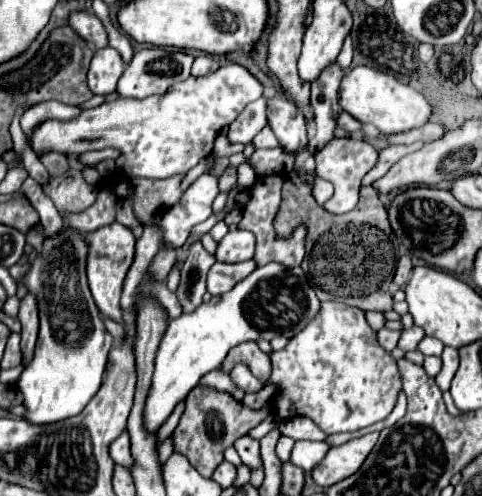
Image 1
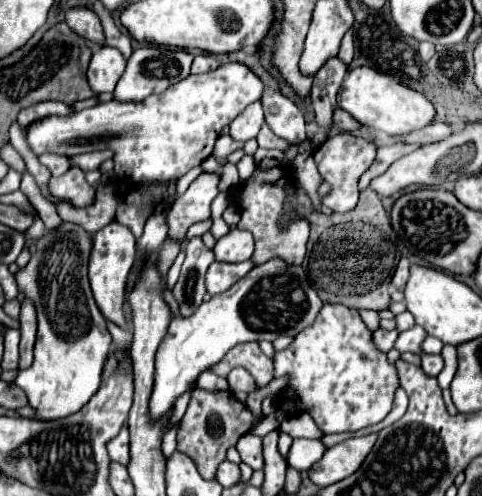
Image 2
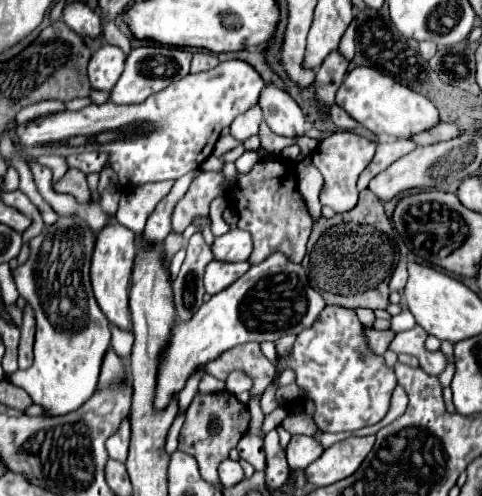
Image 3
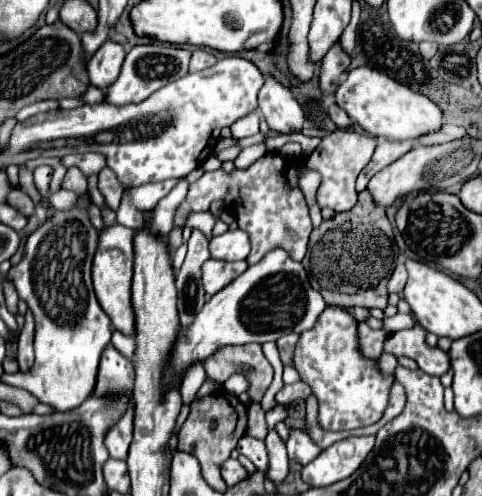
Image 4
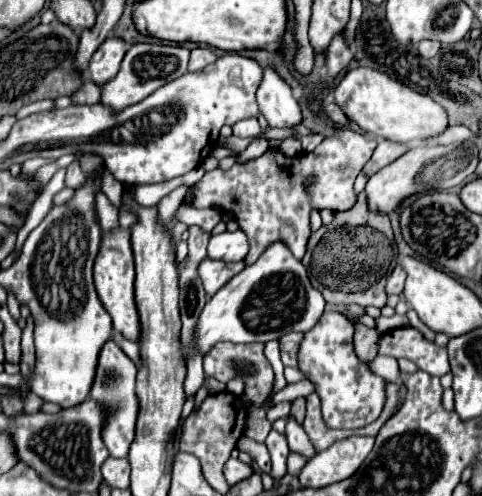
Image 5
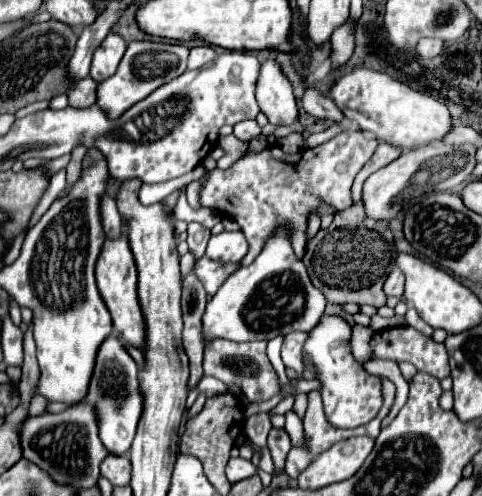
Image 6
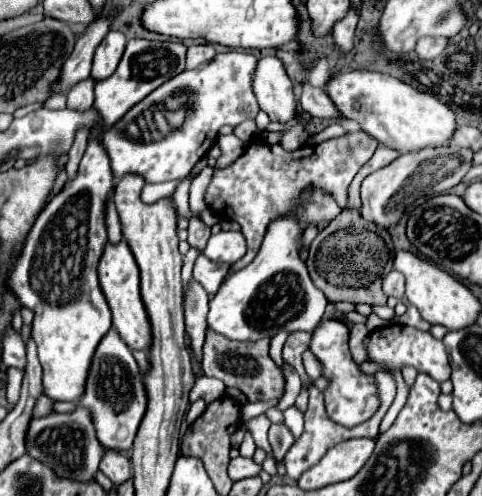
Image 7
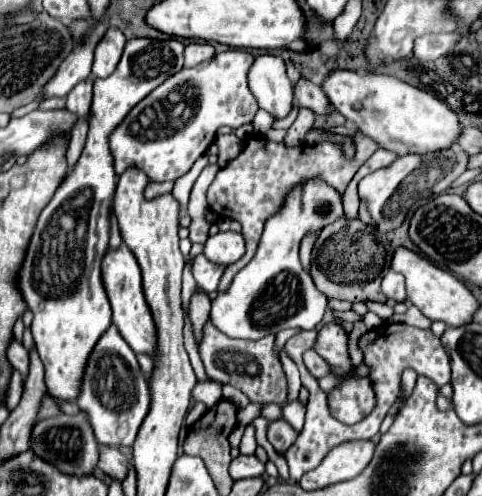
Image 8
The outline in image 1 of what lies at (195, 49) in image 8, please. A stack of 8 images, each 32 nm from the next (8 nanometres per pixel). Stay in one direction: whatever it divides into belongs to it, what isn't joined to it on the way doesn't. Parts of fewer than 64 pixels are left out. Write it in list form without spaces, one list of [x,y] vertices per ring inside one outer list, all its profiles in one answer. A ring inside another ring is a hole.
[[[198,56],[192,64],[192,76],[204,76],[204,74],[210,74],[218,68],[220,68],[220,64],[212,56]]]

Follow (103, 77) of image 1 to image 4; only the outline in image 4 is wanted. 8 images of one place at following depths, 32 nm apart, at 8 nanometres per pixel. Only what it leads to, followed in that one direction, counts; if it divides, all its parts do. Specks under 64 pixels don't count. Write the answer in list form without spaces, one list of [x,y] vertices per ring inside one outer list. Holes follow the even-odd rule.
[[[106,40],[88,60],[90,84],[94,84],[102,90],[106,86],[110,86],[120,74],[124,56],[126,56],[126,48],[122,44],[114,42],[114,40]]]

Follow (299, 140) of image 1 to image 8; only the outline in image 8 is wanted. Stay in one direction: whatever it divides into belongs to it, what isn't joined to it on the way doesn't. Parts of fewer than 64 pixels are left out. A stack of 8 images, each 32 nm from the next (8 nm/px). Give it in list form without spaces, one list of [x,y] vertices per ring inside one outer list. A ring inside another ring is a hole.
[[[256,56],[248,70],[248,86],[258,100],[258,106],[274,118],[284,118],[290,112],[294,102],[292,82],[286,76],[284,60],[280,56]]]

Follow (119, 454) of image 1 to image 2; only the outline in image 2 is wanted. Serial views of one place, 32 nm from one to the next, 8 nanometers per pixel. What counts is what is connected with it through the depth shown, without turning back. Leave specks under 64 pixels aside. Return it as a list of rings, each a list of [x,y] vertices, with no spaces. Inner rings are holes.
[[[124,424],[124,428],[120,430],[118,436],[114,436],[108,442],[108,454],[114,462],[120,464],[128,464],[128,426]]]

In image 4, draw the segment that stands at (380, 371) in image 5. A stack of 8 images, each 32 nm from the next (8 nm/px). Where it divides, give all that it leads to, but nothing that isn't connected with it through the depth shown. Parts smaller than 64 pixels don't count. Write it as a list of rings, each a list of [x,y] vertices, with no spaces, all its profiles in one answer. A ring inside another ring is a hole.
[[[383,353],[377,359],[377,366],[385,376],[395,376],[395,369],[398,365],[397,358],[392,354]]]

